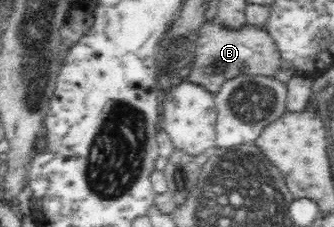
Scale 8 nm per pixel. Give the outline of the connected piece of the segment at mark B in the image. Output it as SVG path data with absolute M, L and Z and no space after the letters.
M217 21L209 22L200 28L199 38L195 42L194 66L188 78L196 84L210 88L213 93L220 89L220 84L227 77L238 74L264 74L276 77L286 63L274 38L267 30L251 25L239 32L224 29Z

